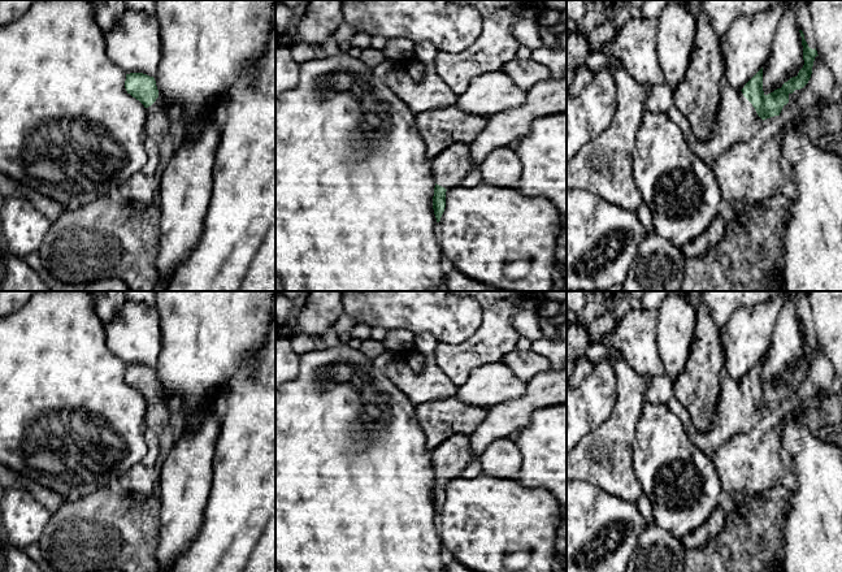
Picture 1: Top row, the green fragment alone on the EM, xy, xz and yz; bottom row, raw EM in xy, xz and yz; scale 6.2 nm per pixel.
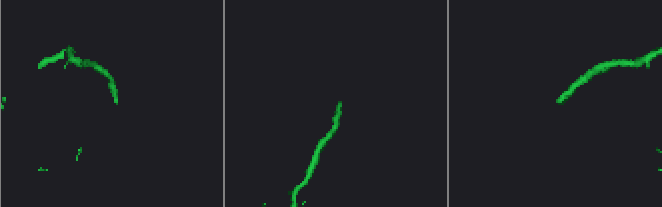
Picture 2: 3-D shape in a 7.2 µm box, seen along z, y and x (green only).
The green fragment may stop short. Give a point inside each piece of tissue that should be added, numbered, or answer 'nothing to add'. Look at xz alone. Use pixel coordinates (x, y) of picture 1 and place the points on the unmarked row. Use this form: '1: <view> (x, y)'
1: xz (448, 459)

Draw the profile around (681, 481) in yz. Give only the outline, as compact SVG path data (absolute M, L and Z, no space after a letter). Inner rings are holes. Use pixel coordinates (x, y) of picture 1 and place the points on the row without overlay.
M646 404L633 439L633 469L652 506L654 524L685 540L724 503L721 478L712 458L689 439L681 420L665 404Z

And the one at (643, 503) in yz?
M644 494L641 495L641 498L637 502L637 506L642 516L646 519L646 521L654 524L651 500Z

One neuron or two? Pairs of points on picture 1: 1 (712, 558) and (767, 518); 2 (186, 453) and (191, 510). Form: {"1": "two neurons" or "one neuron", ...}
{"1": "one neuron", "2": "one neuron"}

